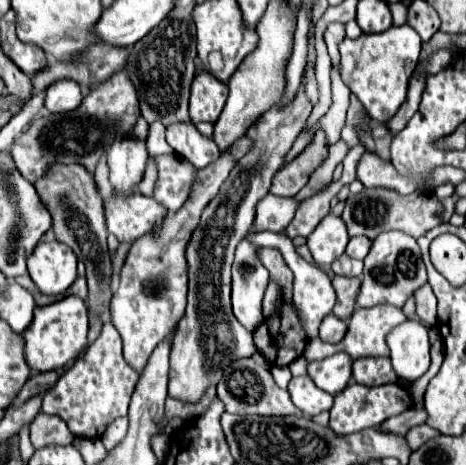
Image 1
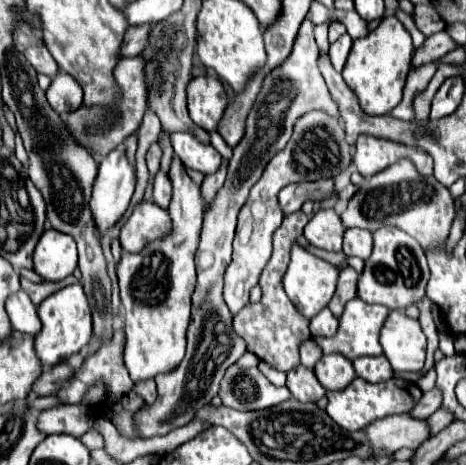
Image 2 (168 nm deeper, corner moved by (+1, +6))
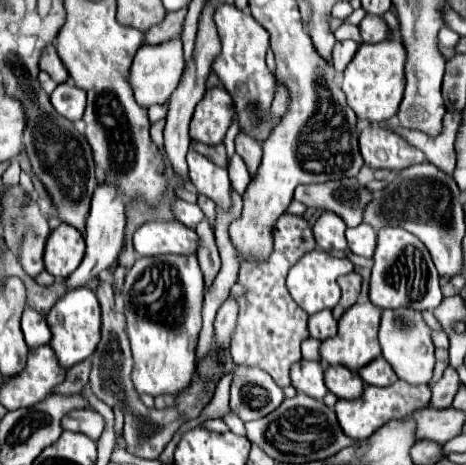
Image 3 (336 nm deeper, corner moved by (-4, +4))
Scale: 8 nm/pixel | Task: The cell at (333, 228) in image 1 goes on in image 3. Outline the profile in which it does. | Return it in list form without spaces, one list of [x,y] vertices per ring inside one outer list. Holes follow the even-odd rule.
[[[323,212],[315,226],[313,226],[313,234],[317,240],[317,246],[325,252],[331,250],[345,250],[347,248],[347,240],[345,240],[345,222],[341,216],[333,214],[333,212]]]

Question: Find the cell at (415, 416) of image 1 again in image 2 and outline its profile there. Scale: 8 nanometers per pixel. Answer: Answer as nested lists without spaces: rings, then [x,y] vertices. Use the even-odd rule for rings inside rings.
[[[430,390],[430,392],[426,392],[426,394],[420,398],[420,402],[418,402],[408,414],[410,414],[412,418],[426,420],[432,412],[436,412],[436,410],[440,408],[440,400],[442,400],[440,390]]]

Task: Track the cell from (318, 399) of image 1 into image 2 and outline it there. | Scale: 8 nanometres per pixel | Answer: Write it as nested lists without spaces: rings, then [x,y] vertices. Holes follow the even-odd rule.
[[[298,366],[288,372],[286,386],[292,392],[292,396],[300,402],[318,402],[326,394],[322,384],[316,380],[314,372],[304,366]]]

